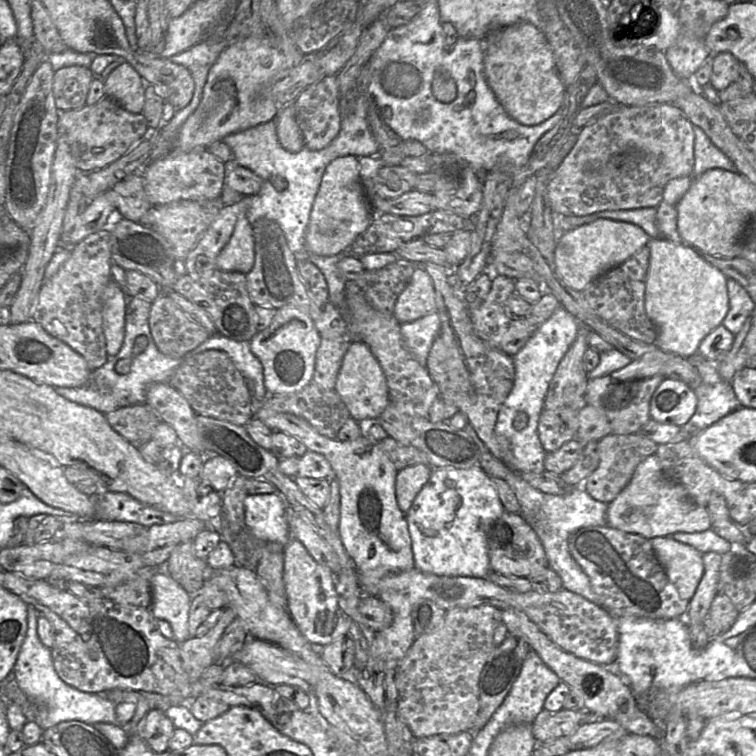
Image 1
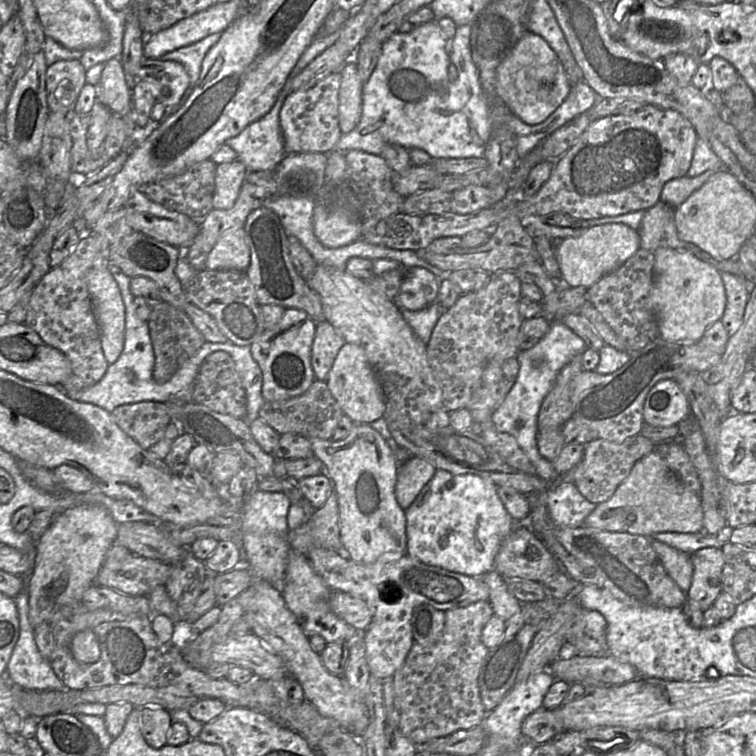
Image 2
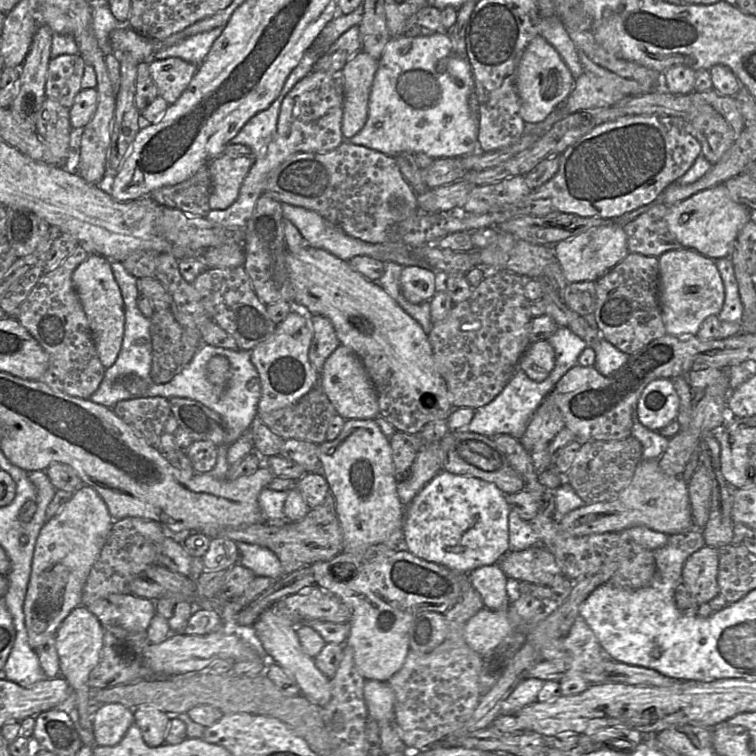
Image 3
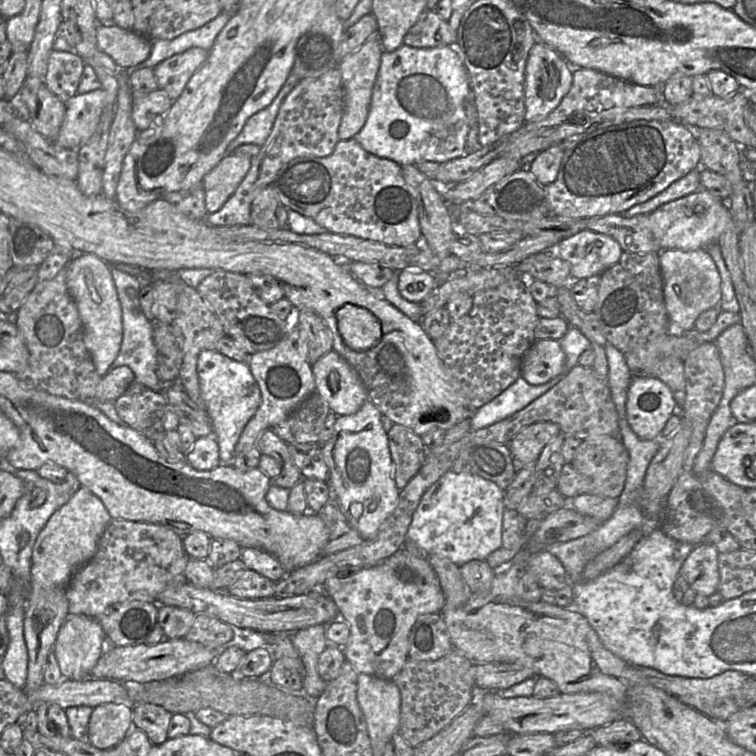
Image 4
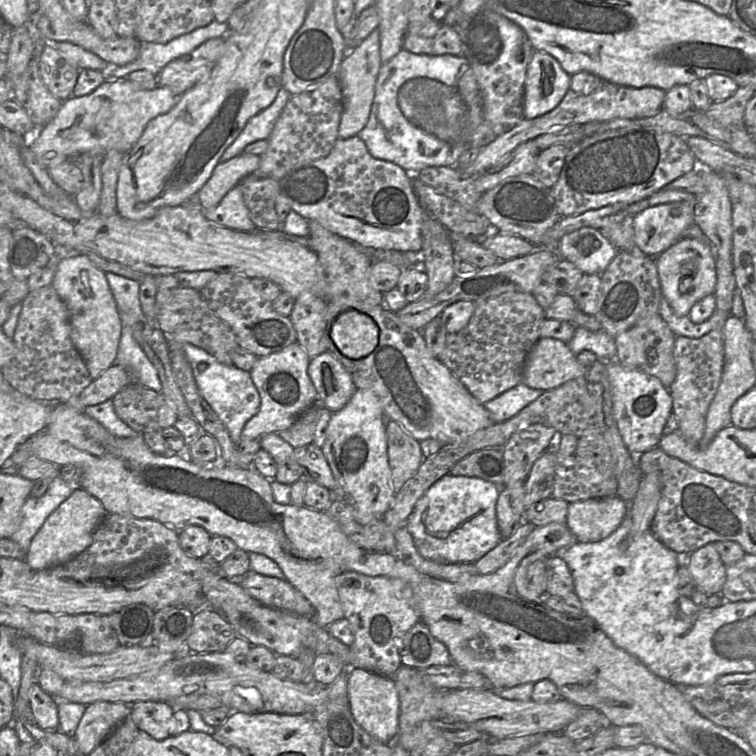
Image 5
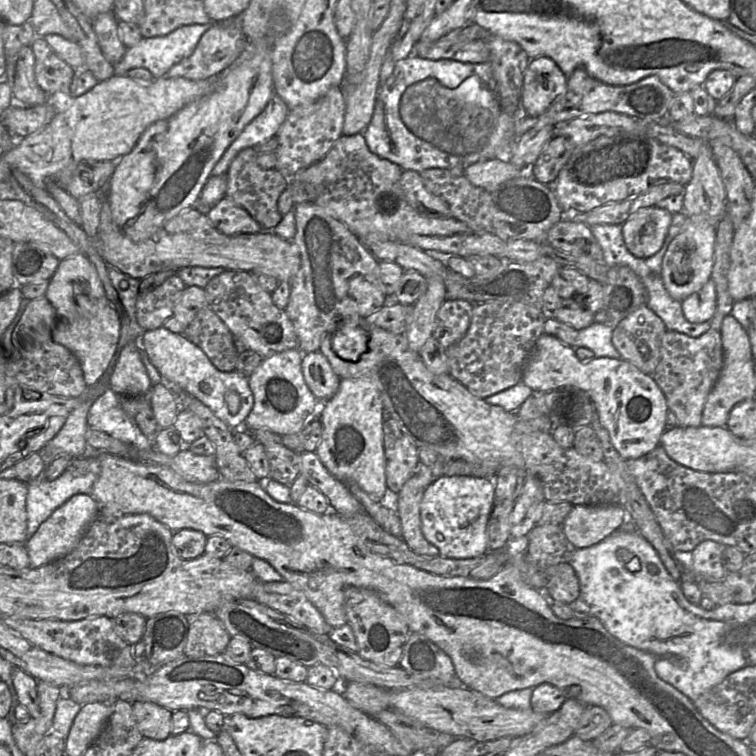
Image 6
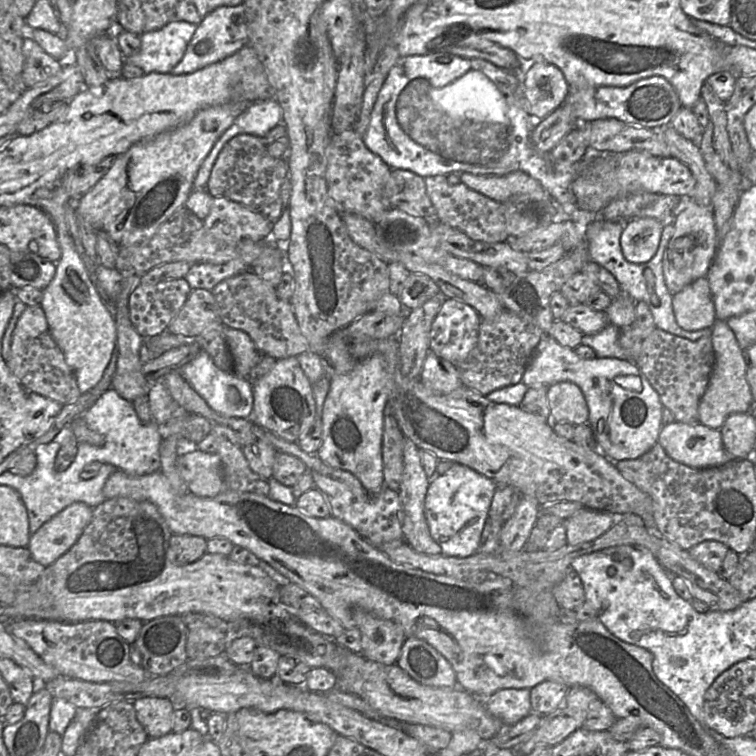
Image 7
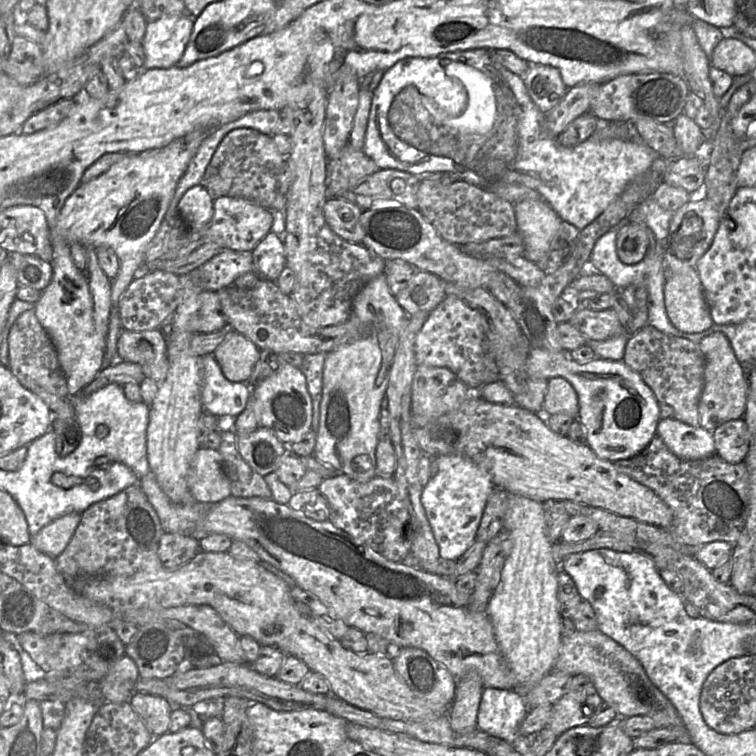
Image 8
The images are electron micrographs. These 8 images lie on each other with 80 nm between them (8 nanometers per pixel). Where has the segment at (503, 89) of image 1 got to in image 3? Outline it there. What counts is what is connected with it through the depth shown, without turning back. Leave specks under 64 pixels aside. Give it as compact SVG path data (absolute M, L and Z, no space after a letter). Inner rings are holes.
M535 36L519 61L516 73L520 115L526 123L542 122L569 96L574 78L559 53L541 36Z

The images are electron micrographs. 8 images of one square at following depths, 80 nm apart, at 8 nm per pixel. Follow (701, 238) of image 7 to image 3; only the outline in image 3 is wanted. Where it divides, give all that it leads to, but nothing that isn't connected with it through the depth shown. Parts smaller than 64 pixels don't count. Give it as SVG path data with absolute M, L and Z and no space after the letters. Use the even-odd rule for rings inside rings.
M687 248L668 250L658 257L659 304L667 335L676 337L697 336L703 321L711 315L719 315L725 300L725 289L716 262Z

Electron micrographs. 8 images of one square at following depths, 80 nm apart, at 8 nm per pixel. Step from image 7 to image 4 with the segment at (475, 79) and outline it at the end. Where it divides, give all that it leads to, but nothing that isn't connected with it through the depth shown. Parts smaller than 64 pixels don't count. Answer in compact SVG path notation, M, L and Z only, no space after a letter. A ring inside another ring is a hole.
M402 44L393 52L382 52L381 64L372 91L367 120L354 139L367 152L390 159L400 166L422 161L445 163L467 152L470 131L465 101L471 95L469 76L454 46L415 48Z

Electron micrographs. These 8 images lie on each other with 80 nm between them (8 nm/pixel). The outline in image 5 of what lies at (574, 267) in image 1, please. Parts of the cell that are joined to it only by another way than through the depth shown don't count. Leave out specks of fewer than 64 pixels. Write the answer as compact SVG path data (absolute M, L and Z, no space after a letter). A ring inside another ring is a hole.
M582 227L558 241L562 258L575 265L583 274L601 274L615 258L618 249L593 227Z

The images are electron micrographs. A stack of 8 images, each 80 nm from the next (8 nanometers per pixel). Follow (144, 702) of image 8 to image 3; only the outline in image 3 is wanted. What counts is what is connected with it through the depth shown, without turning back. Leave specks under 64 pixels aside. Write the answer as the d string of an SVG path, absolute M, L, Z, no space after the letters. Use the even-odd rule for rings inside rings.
M139 706L134 709L134 722L140 728L145 742L150 747L158 747L165 743L170 721L177 715L155 707Z

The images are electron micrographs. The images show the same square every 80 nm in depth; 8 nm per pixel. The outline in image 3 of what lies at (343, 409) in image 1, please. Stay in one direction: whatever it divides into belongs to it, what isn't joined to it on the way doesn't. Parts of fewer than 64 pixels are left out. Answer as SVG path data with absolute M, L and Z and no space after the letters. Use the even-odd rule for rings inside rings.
M317 383L293 404L262 414L260 419L283 439L297 439L321 444L337 412L322 386Z

